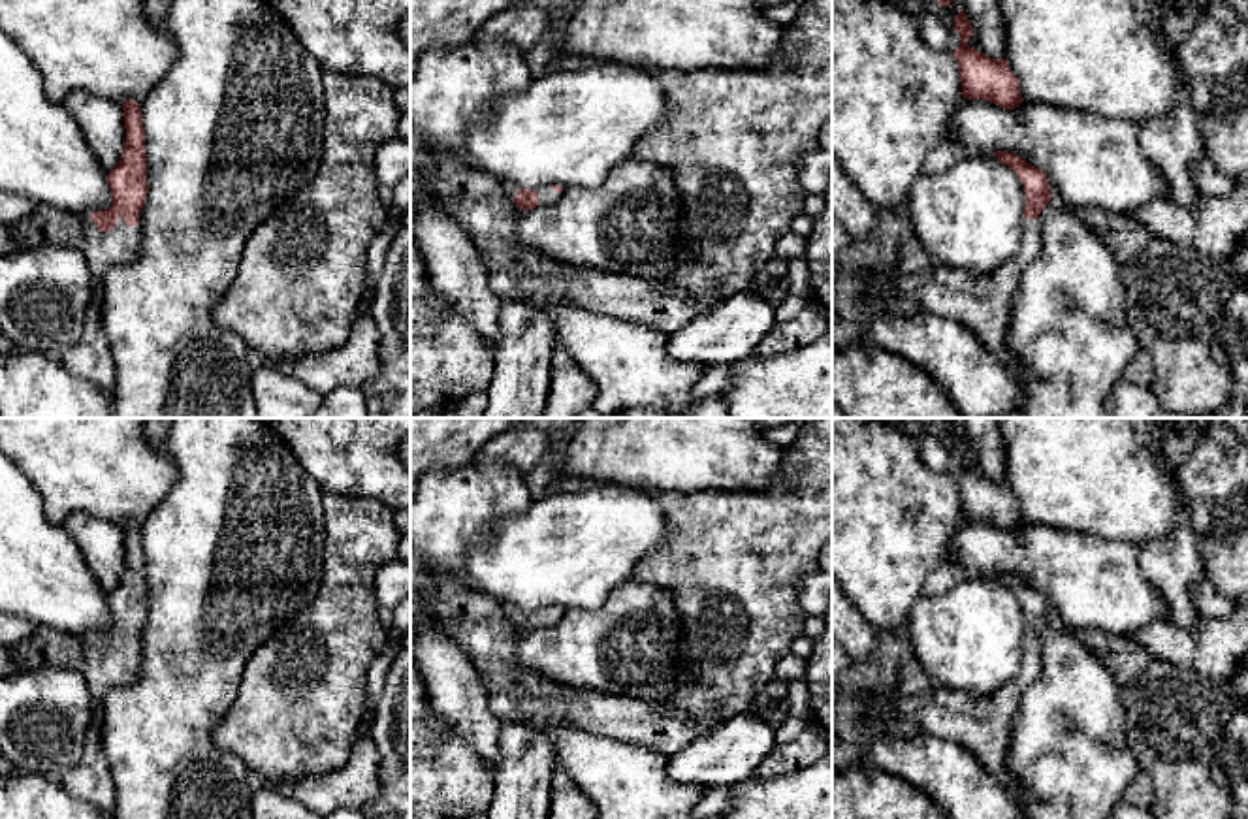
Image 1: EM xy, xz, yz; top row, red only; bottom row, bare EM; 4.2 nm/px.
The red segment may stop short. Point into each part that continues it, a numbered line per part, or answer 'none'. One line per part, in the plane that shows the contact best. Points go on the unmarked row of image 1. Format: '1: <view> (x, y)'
1: xy (89, 780)

